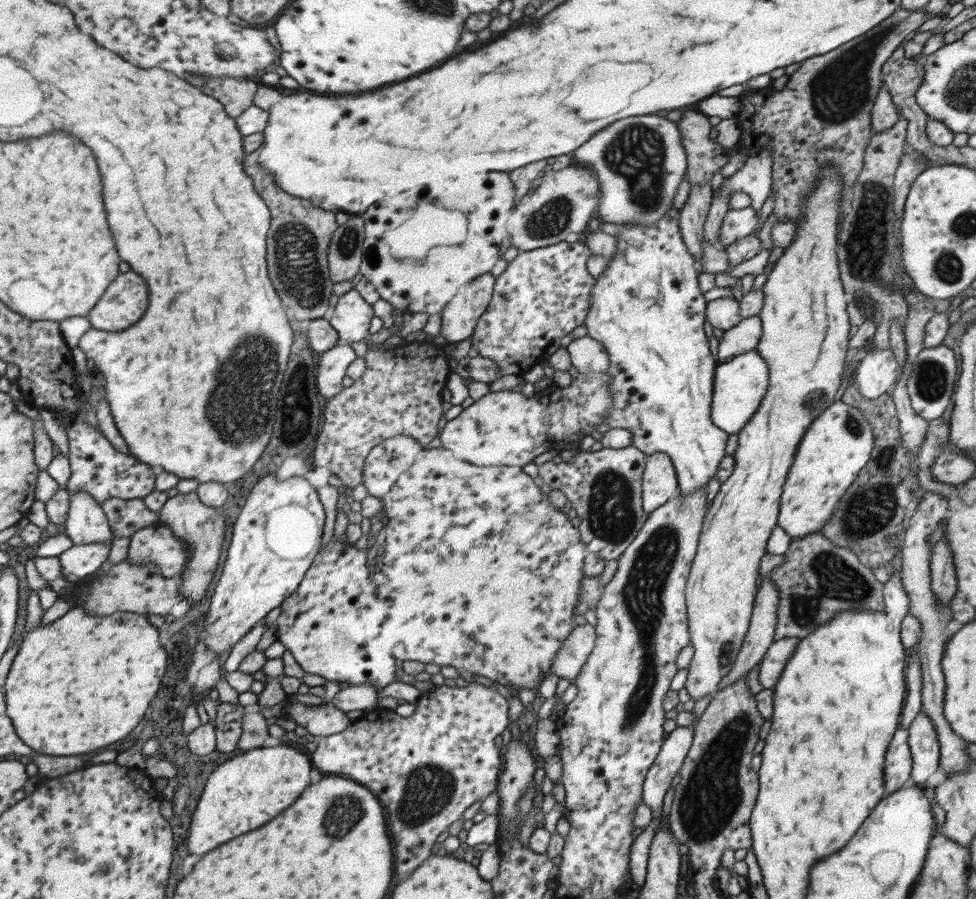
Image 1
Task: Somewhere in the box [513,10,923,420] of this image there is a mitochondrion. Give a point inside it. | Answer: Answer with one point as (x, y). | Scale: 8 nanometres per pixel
(838, 92)

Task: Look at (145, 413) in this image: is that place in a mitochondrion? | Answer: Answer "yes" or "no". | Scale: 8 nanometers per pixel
no

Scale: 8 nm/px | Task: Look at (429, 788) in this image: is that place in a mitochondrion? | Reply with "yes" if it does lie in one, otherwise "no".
yes

